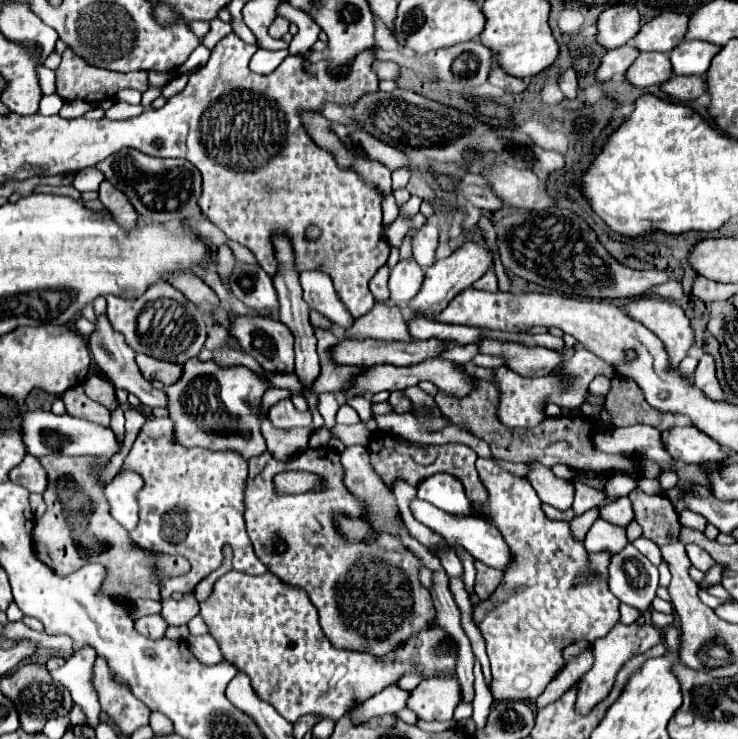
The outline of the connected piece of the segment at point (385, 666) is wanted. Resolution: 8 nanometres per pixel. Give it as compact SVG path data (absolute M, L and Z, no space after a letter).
M229 571L217 579L213 593L199 607L199 615L217 639L223 659L247 671L255 693L273 703L277 713L285 715L289 723L307 713L337 721L353 703L369 699L409 673L419 673L425 679L455 677L457 645L435 621L383 657L337 649L321 631L317 609L307 593L299 587L283 587L271 573L253 577Z

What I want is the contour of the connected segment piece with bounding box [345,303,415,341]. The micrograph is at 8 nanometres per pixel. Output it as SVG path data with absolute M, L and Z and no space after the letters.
M375 303L369 315L363 315L361 319L357 319L353 327L345 331L345 337L351 337L351 335L371 337L367 333L377 333L381 339L387 339L387 341L415 341L415 337L409 335L409 329L401 317L401 311L389 309L381 303Z

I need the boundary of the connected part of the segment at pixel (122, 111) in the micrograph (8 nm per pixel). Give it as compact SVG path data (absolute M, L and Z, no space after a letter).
M113 103L107 111L105 111L105 117L107 119L127 119L127 117L135 117L135 115L141 115L143 113L143 107L141 105L129 105L129 103Z

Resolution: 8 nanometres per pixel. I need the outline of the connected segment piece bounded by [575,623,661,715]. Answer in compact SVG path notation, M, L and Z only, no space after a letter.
M617 623L605 637L597 639L592 645L593 667L577 683L575 709L581 715L587 715L599 701L603 701L609 695L609 691L613 687L613 681L615 681L615 675L623 667L623 663L629 661L633 655L643 653L643 651L647 651L649 647L653 647L657 643L661 643L661 631L657 627L653 627L651 623L645 623L645 625L637 625L637 623L623 625L623 623Z

